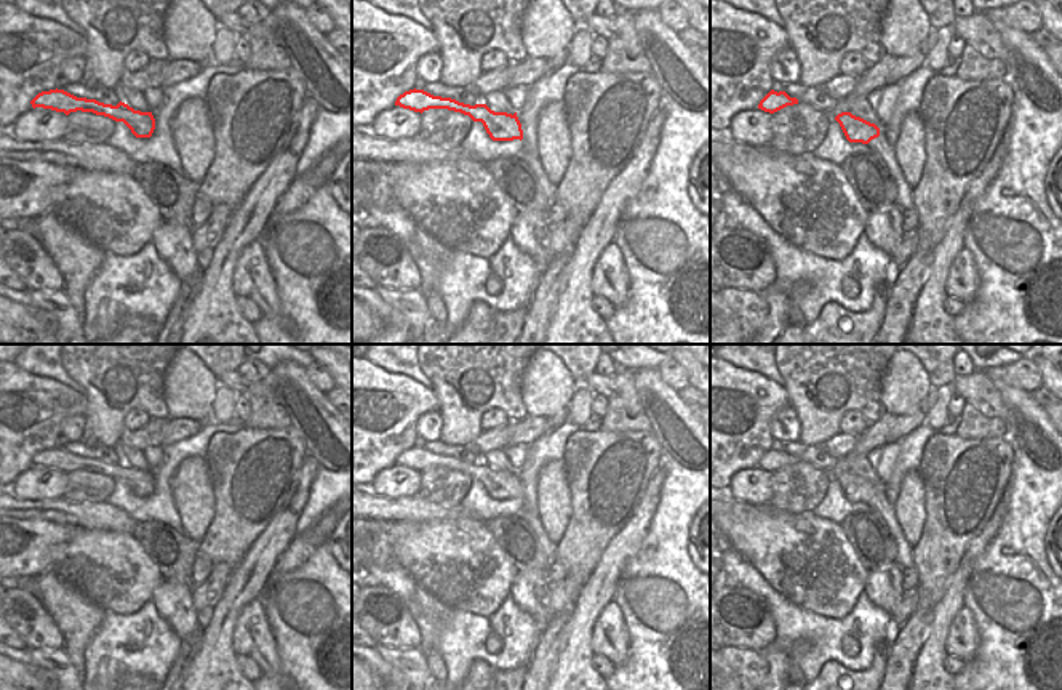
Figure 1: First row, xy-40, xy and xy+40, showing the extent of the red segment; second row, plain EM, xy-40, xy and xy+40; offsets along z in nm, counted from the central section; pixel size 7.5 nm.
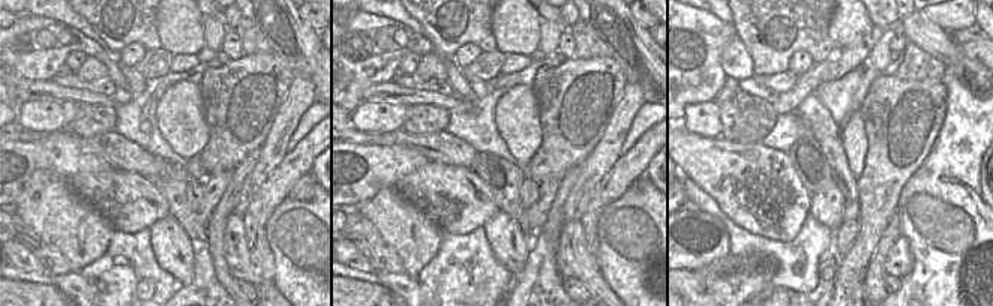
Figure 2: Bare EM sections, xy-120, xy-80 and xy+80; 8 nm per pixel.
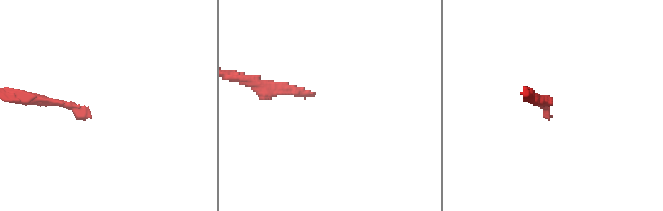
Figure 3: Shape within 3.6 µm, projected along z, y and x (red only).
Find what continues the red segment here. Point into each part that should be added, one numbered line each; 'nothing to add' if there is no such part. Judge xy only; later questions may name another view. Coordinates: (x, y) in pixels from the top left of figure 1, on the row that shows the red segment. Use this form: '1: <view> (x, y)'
nothing to add.

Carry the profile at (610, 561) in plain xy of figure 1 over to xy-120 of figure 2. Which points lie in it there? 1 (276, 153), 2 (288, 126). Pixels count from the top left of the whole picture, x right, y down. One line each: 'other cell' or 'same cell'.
1: same cell
2: same cell

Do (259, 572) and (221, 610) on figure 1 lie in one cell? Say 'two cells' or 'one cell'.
one cell

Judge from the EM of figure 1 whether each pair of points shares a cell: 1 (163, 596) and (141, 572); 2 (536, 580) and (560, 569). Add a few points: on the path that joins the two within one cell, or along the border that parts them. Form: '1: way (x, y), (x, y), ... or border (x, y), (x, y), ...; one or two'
1: border (163, 578), (151, 599); two
2: border (544, 572), (546, 581), (550, 586); two

